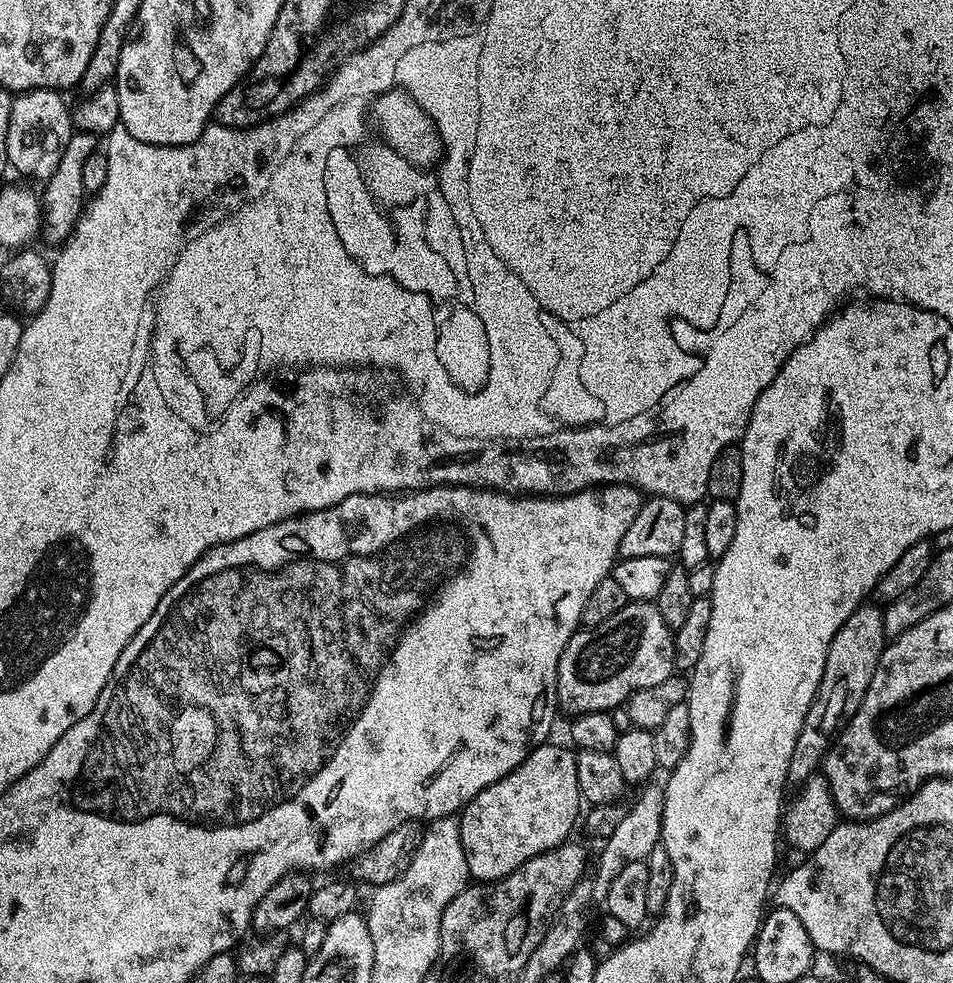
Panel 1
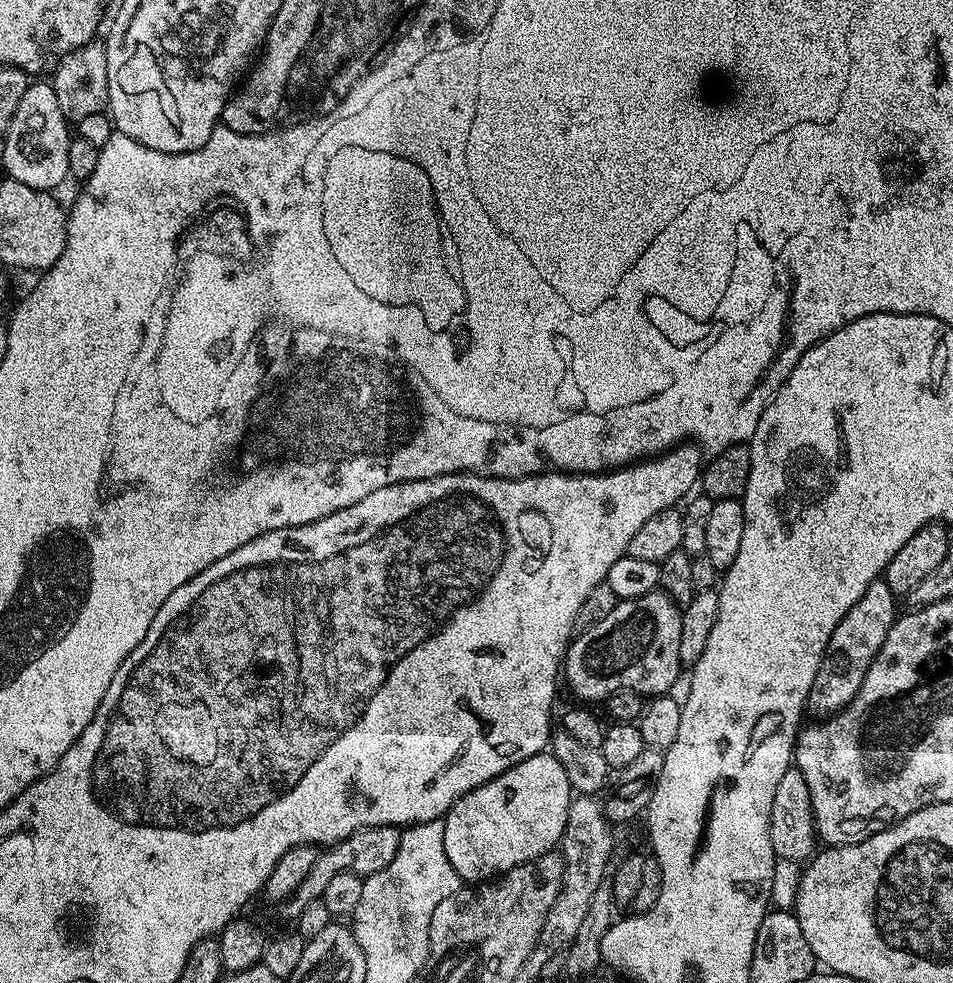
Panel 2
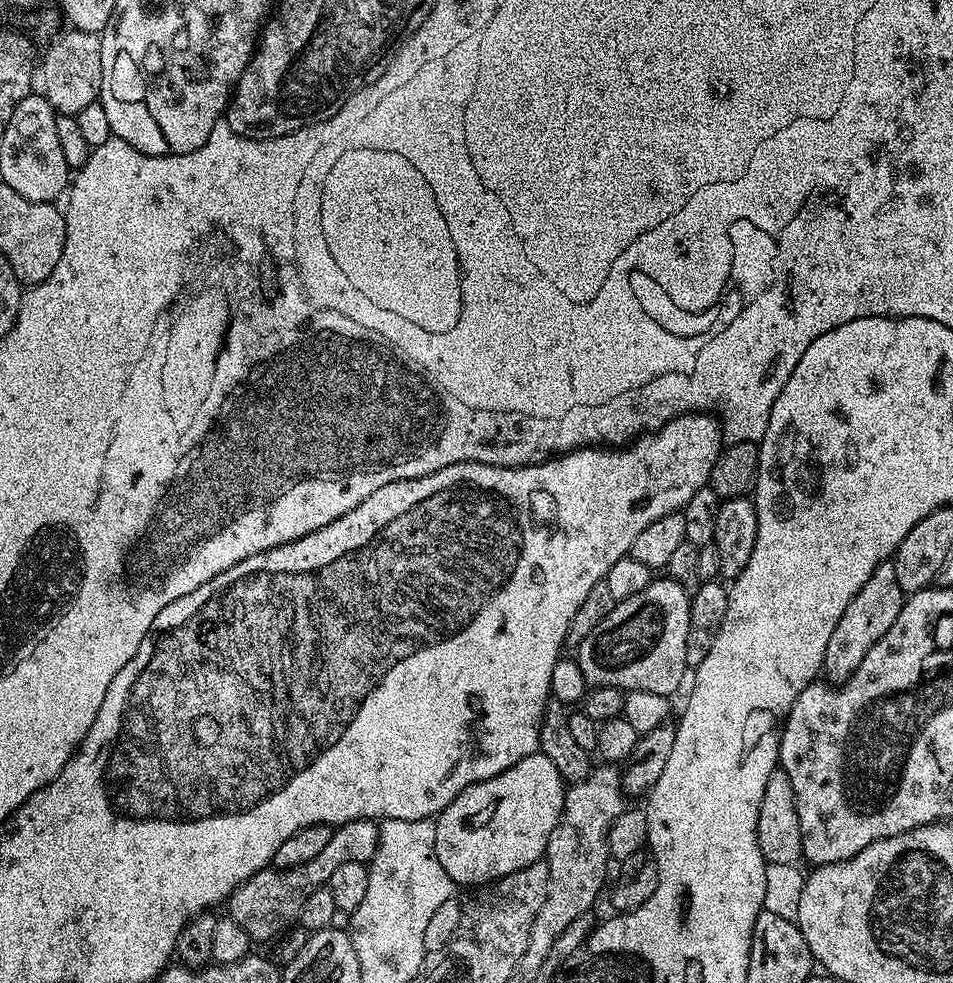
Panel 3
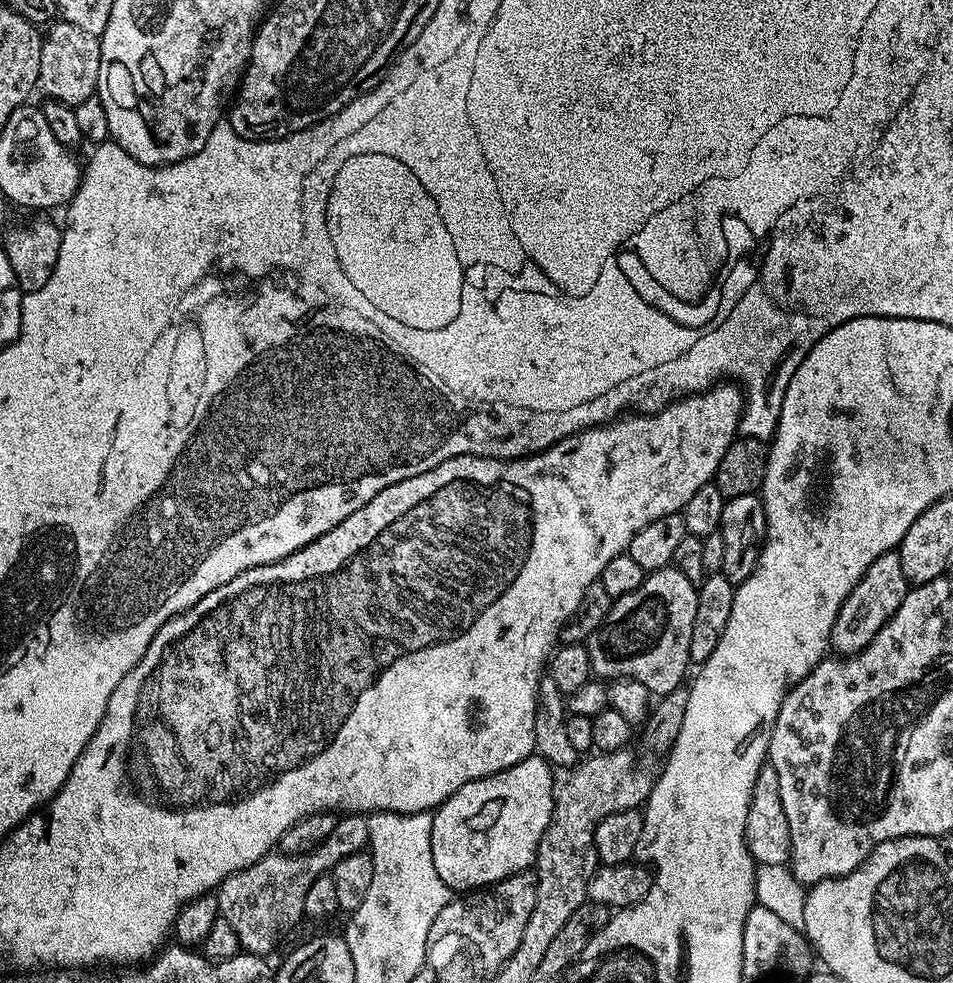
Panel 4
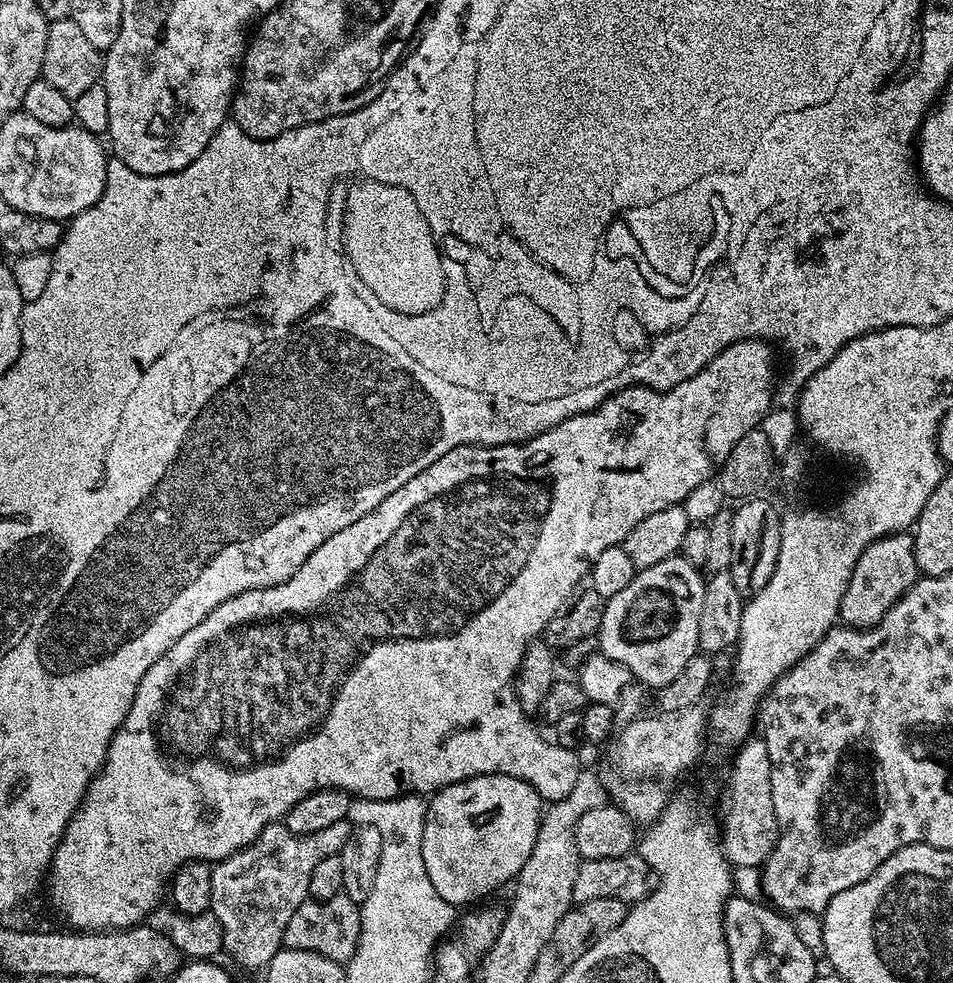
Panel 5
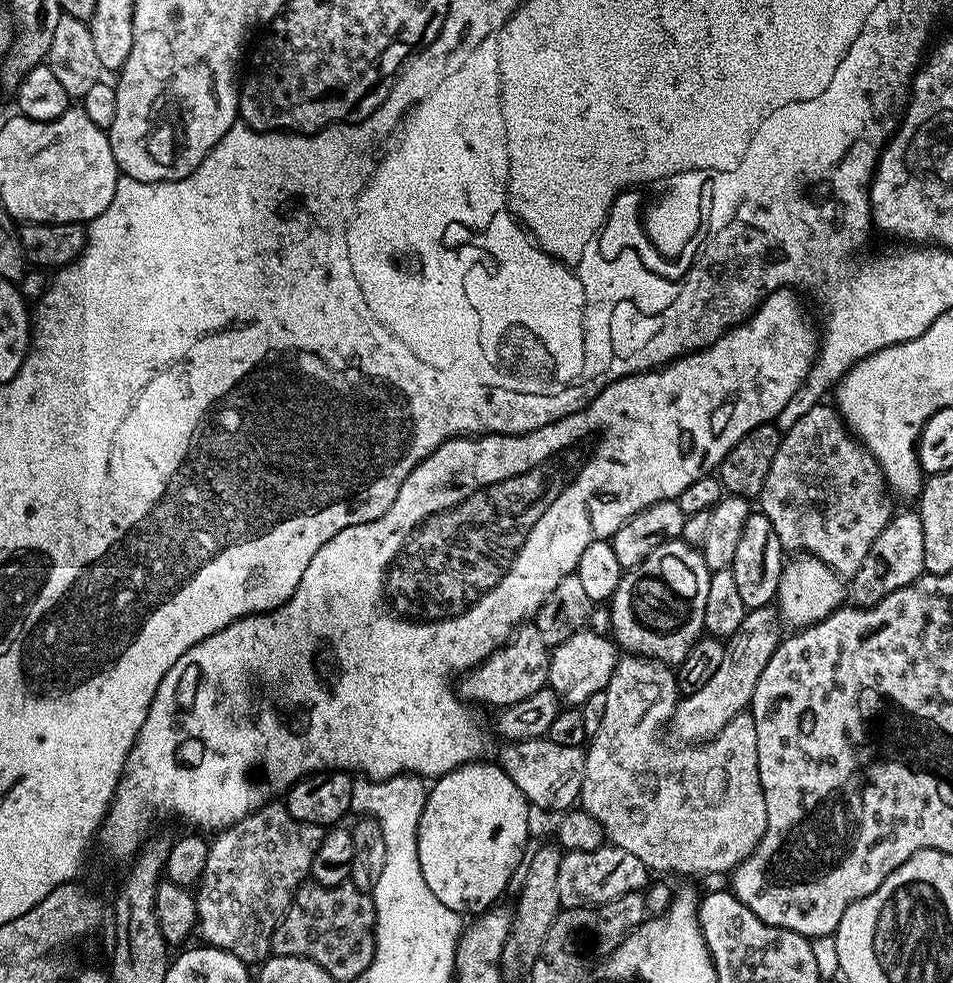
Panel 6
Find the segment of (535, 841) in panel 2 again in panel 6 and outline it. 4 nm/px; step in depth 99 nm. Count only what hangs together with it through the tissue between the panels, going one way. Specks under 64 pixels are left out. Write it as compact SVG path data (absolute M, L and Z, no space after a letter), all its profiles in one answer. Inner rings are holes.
M484 763L463 764L461 768L439 777L429 787L426 806L418 822L418 862L426 886L430 886L434 898L438 898L442 906L450 906L450 910L461 914L469 912L472 918L488 911L499 901L496 899L507 890L512 875L521 871L526 860L524 847L528 844L528 799L499 763Z

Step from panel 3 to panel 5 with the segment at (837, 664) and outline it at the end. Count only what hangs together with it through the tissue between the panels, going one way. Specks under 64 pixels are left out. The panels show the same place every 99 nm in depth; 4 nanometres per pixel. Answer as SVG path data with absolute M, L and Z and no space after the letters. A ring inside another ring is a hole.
M907 531L875 540L873 544L866 546L850 574L846 594L842 594L839 623L861 630L873 628L911 590L917 579L914 542Z

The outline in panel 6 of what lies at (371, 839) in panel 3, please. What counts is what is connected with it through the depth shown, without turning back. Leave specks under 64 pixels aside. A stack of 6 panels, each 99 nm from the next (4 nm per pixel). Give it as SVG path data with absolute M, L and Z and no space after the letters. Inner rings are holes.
M269 802L263 808L256 812L251 812L246 818L242 818L236 824L231 824L229 828L217 831L215 833L216 841L213 839L208 846L208 857L206 858L206 870L202 874L198 887L195 889L196 897L196 919L198 921L198 936L201 936L205 945L213 948L225 948L230 954L234 954L241 960L243 964L249 966L259 966L268 959L272 952L272 932L280 925L280 920L286 914L286 910L292 904L293 898L300 885L309 879L312 871L312 863L314 862L314 854L318 850L318 846L322 846L322 838L325 829L319 824L303 824L298 822L288 813L287 807L280 802Z

